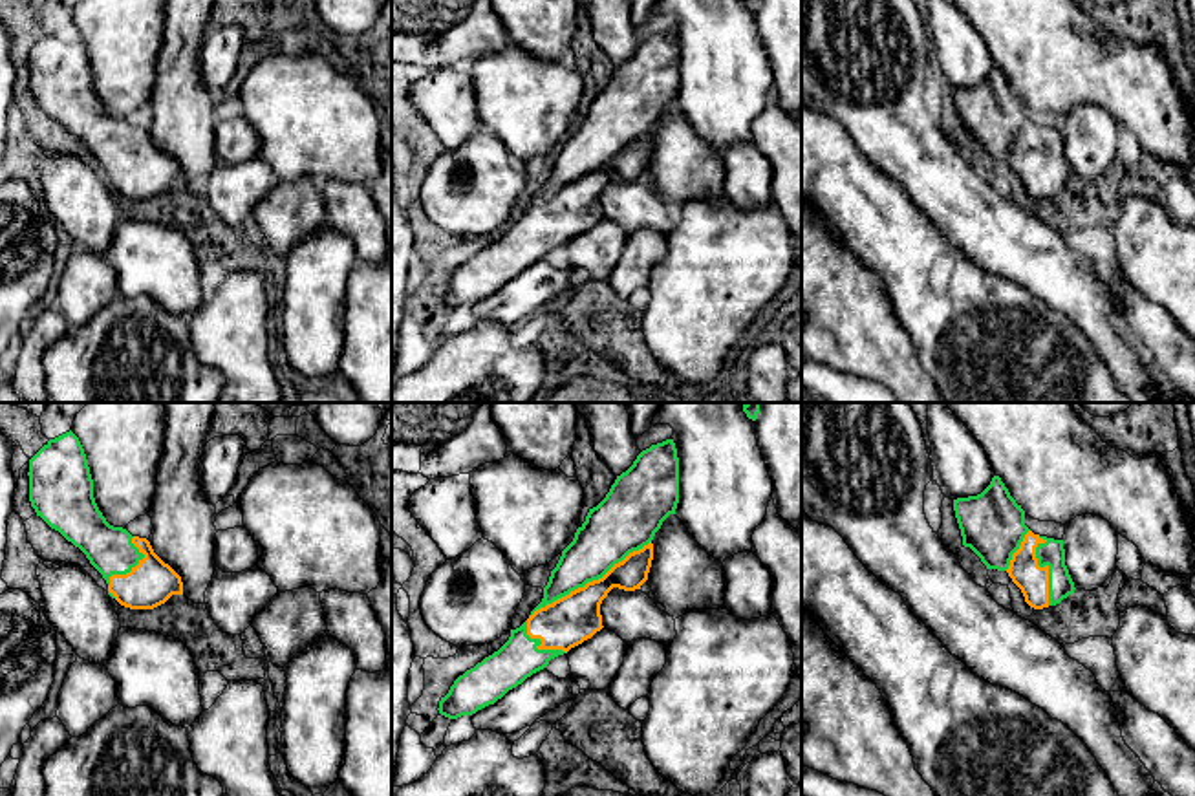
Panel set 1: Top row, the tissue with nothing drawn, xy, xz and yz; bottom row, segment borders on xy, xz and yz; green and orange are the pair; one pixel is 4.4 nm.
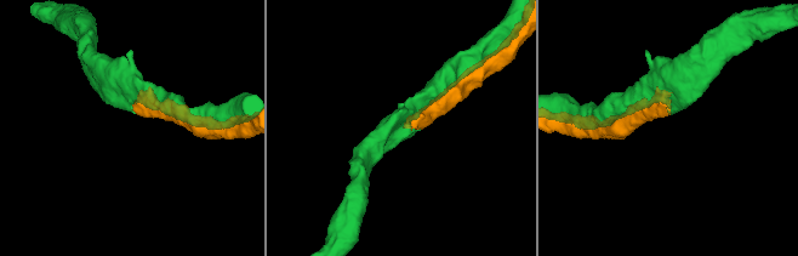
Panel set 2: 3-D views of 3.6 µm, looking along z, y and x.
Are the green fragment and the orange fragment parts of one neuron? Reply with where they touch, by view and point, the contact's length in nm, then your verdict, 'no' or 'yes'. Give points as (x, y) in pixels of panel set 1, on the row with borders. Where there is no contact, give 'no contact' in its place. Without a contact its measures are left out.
xz (590, 580) | 650 nm | yes

